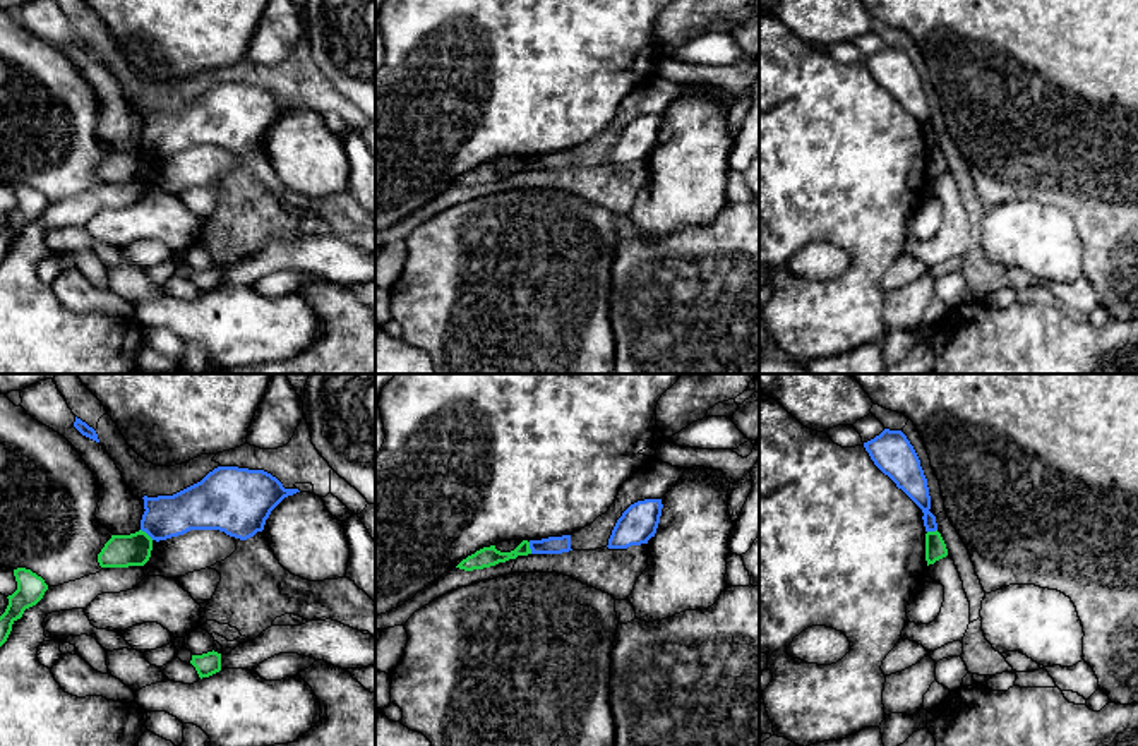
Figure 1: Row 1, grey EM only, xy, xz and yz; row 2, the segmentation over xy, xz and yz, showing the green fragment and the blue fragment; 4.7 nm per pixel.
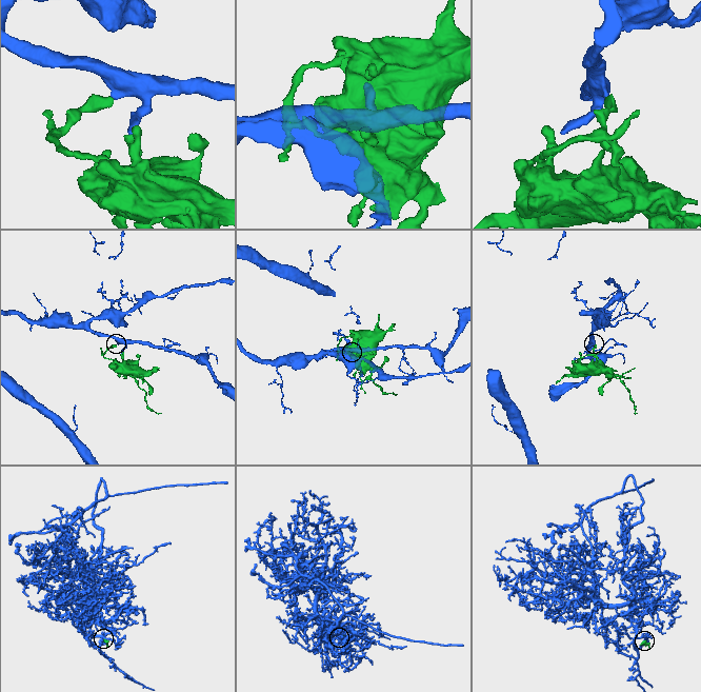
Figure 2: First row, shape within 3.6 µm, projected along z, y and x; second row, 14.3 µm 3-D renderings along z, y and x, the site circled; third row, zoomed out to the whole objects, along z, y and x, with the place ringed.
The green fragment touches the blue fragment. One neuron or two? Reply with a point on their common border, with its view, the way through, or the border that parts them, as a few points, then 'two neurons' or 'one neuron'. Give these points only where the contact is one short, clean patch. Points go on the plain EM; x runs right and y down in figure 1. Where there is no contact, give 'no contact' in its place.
contact xy (146, 150); border xy (141, 144), (153, 155); two neurons

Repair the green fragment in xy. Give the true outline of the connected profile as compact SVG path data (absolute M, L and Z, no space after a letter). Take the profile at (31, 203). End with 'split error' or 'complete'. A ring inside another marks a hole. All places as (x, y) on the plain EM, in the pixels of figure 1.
M17 183L14 185L14 192L17 206L7 213L9 221L0 232L0 262L7 257L12 240L22 233L26 225L36 221L48 206L45 196L31 185Z | complete

